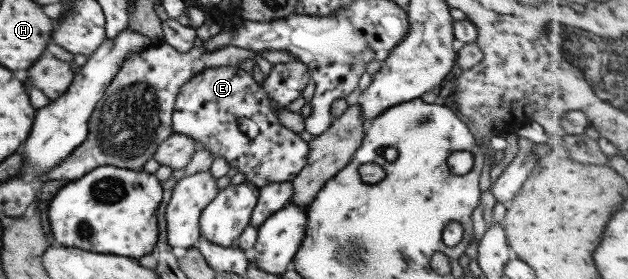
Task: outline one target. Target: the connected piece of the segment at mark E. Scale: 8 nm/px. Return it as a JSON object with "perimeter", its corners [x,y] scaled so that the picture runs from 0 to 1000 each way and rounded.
{"perimeter":[[[476,219],[435,229],[419,305],[409,305],[400,269],[374,237],[341,237],[309,265],[282,333],[272,409],[272,466],[307,495],[315,530],[330,534],[342,563],[352,563],[365,602],[377,602],[389,631],[389,652],[406,663],[412,681],[432,656],[460,652],[482,606],[489,577],[490,516],[476,480],[467,477],[441,434],[438,391],[455,391],[479,341],[489,308],[494,265]]]}

